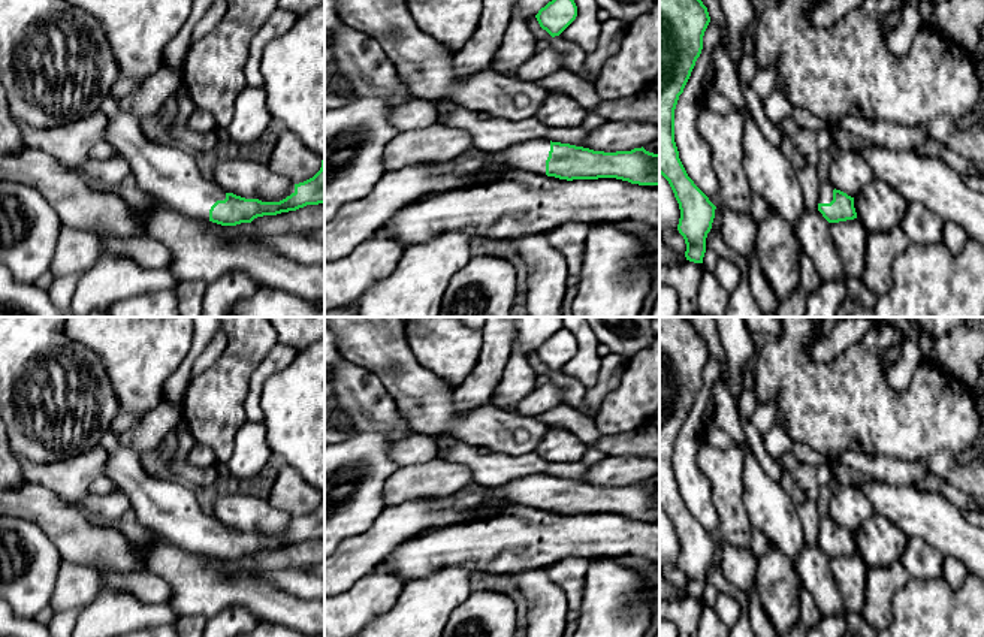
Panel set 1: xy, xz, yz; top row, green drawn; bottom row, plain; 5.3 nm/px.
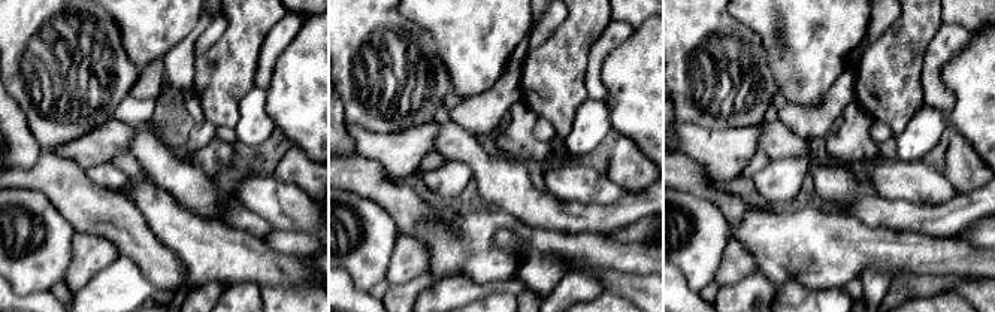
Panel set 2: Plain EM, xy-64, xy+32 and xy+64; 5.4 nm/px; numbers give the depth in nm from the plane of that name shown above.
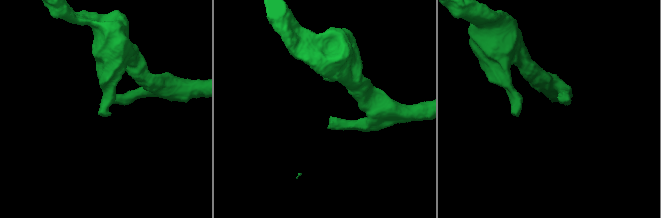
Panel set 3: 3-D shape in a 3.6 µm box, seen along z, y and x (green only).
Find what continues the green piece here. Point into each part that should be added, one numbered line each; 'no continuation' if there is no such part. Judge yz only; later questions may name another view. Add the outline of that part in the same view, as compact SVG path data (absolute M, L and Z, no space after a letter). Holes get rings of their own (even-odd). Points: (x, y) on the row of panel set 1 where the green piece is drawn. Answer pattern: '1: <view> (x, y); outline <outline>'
1: yz (826, 189); outline M825 179L820 181L820 188L818 188L818 203L830 203L833 200L833 184Z

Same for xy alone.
1: xy (169, 174); outline M109 96L100 111L108 117L105 142L129 161L138 185L187 217L209 220L211 206L224 200L227 191L200 173L194 153L150 141L141 120L120 109L120 99Z

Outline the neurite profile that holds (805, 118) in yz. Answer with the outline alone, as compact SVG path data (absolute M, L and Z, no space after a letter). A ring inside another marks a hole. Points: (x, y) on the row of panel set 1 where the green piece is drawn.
M794 108L791 118L806 130L825 130L830 129L828 123L821 120L820 117L814 115L808 109Z

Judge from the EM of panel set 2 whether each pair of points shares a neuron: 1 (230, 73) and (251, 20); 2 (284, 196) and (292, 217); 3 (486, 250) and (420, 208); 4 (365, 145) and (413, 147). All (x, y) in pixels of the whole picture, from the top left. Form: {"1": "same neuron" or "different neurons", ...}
{"1": "same neuron", "2": "same neuron", "3": "different neurons", "4": "same neuron"}

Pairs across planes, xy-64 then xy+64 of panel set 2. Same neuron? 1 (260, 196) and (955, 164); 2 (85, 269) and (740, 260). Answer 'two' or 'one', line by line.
1: two
2: one

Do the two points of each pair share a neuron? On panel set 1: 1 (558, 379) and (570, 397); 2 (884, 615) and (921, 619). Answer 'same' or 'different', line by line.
1: same
2: different

